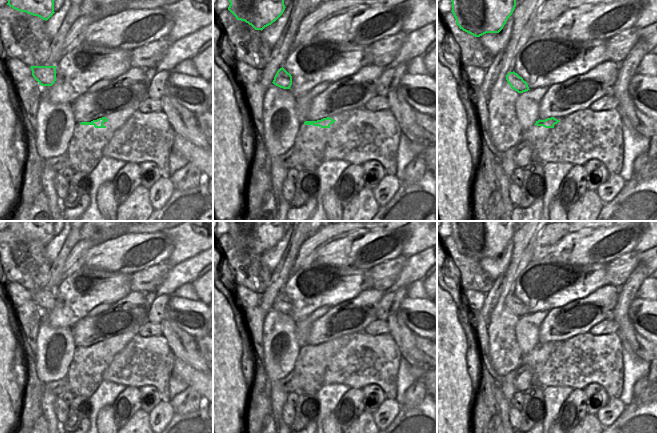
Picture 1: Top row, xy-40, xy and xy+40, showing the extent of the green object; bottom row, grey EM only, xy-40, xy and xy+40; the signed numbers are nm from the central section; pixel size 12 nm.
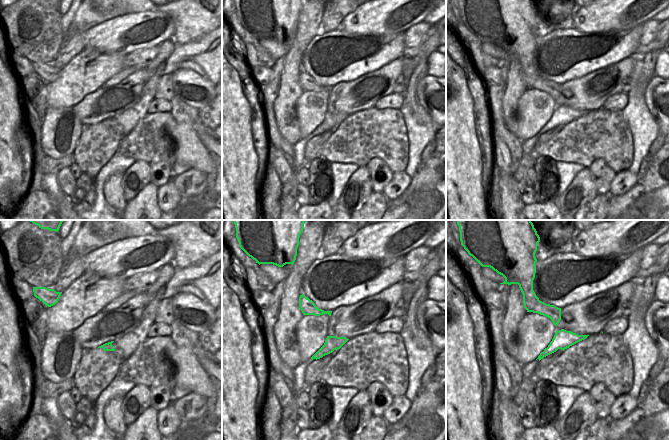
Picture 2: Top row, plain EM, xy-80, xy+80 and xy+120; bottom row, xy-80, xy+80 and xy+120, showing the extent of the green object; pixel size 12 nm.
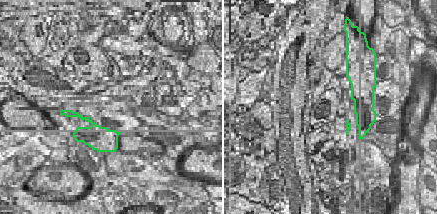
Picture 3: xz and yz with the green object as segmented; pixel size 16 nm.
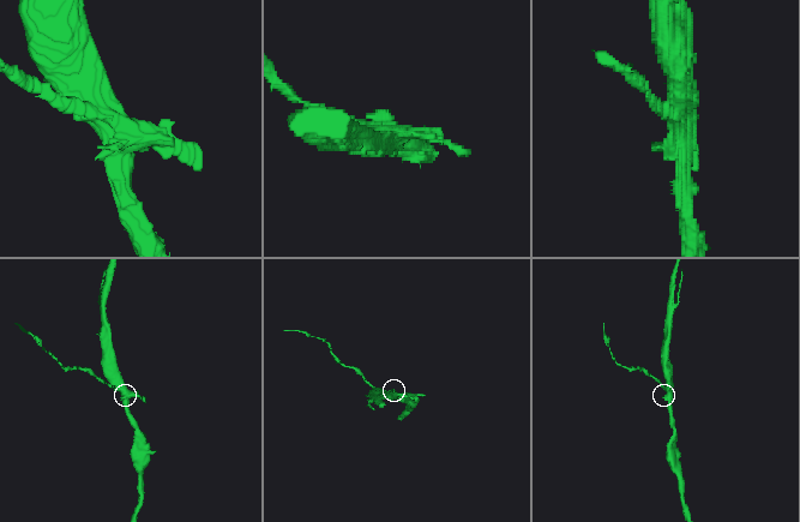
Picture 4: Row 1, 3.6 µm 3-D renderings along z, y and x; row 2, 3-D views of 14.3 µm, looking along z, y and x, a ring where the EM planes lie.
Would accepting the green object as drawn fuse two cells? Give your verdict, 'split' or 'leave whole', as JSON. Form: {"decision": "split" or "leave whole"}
{"decision": "split"}

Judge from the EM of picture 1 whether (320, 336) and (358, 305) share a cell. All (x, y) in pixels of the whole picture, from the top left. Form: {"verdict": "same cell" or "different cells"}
{"verdict": "same cell"}

